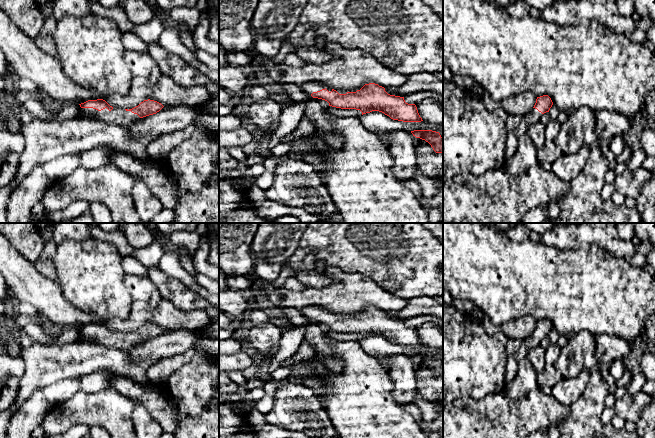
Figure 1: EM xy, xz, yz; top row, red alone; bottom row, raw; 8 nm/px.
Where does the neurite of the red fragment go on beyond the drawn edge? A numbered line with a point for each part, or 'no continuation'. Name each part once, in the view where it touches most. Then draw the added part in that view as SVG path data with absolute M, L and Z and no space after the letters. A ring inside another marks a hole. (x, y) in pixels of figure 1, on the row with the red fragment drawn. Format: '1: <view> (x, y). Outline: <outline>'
1: xy (118, 116). Outline: M81 108L77 119L99 120L107 123L114 123L123 127L128 127L140 117L131 111L125 109L113 108L109 111L107 108L98 111L93 108Z

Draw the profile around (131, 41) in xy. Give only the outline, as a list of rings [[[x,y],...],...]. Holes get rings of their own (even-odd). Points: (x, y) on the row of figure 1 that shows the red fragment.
[[[126,31],[122,34],[122,42],[126,51],[132,50],[143,52],[147,49],[147,43],[141,40],[132,31]]]

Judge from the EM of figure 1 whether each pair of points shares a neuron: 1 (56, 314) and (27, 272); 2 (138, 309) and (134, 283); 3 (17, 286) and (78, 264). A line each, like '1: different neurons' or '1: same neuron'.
1: same neuron
2: different neurons
3: different neurons

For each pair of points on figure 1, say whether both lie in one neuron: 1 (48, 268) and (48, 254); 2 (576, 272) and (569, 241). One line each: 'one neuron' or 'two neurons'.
1: one neuron
2: two neurons

